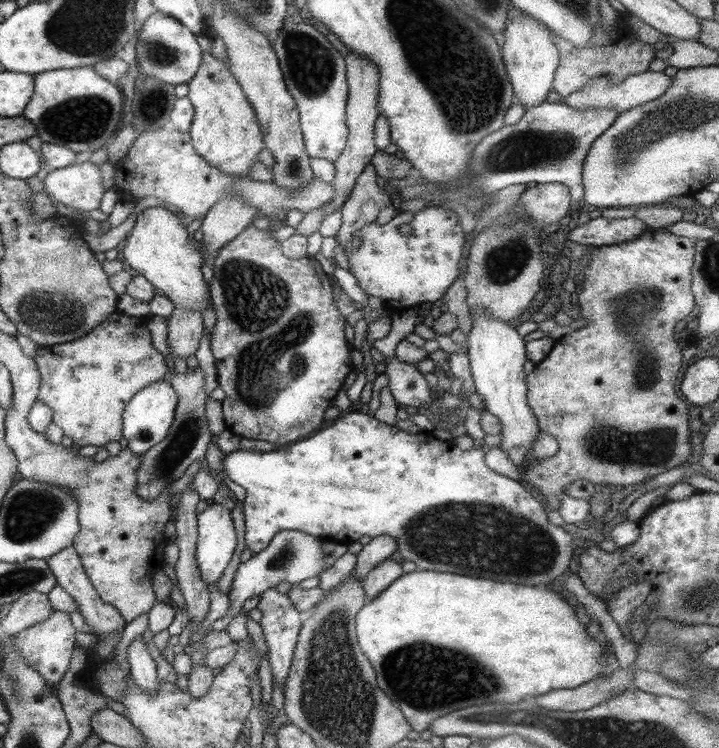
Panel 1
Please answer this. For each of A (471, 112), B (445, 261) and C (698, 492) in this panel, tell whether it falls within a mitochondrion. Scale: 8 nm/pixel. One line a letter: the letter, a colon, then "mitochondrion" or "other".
A: mitochondrion
B: other
C: other

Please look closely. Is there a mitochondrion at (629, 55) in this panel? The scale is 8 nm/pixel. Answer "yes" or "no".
no

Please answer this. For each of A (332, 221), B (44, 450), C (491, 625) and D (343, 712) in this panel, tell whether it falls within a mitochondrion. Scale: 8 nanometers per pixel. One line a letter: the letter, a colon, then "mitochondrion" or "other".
A: other
B: other
C: other
D: mitochondrion

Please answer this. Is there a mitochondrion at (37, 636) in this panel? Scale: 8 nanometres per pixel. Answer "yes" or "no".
no

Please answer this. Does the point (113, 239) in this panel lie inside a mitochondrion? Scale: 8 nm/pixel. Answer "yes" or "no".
no

